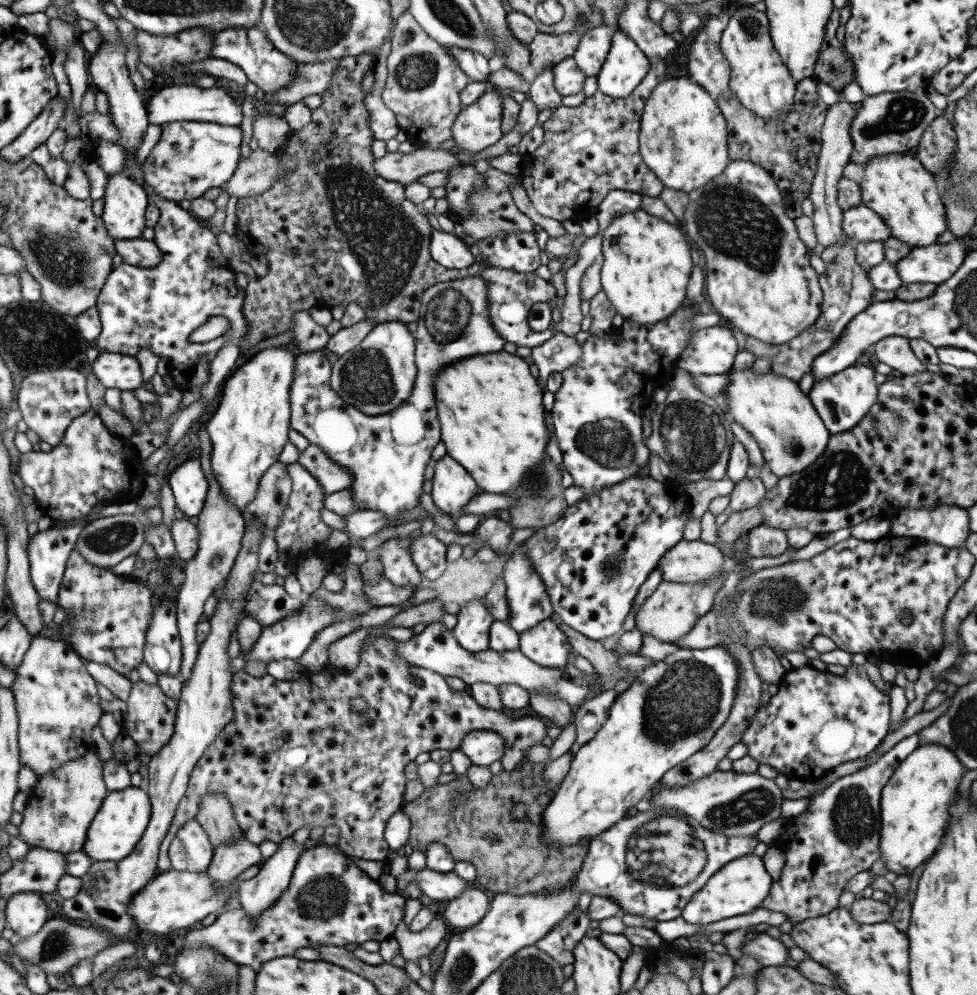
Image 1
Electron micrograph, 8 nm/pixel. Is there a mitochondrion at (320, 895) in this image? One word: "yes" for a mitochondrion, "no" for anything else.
yes

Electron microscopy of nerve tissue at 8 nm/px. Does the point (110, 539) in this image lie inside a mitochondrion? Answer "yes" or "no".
yes

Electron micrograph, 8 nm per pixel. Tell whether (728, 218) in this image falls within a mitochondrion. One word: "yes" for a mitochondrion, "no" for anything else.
yes

